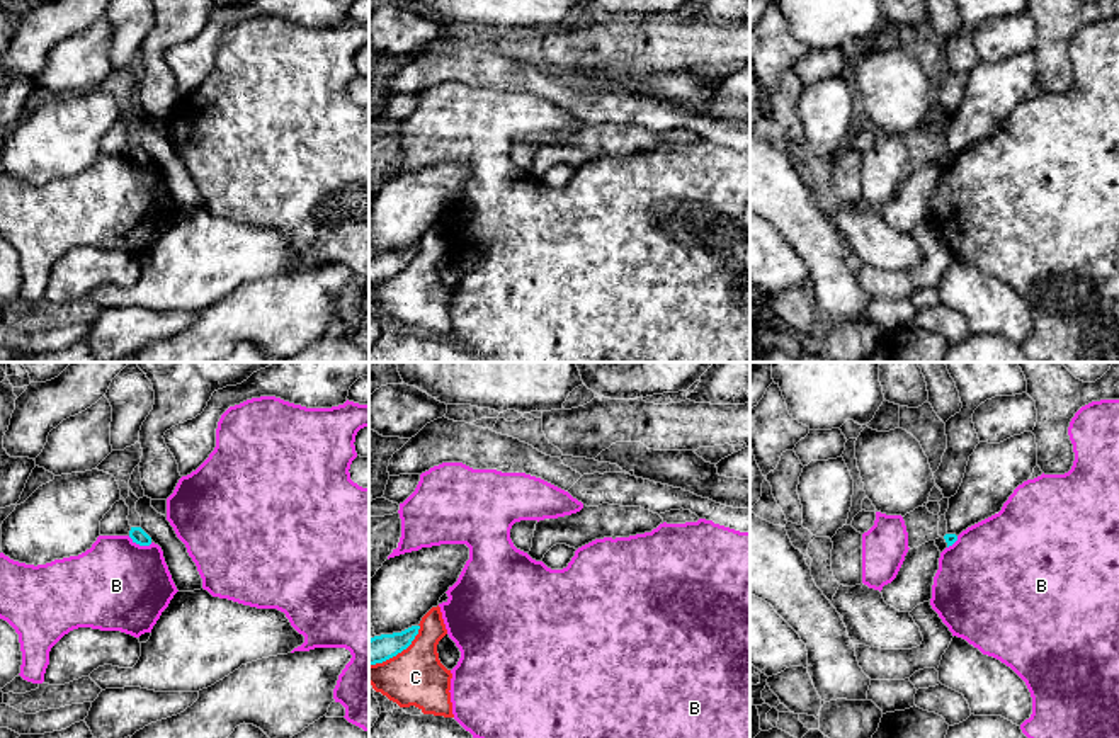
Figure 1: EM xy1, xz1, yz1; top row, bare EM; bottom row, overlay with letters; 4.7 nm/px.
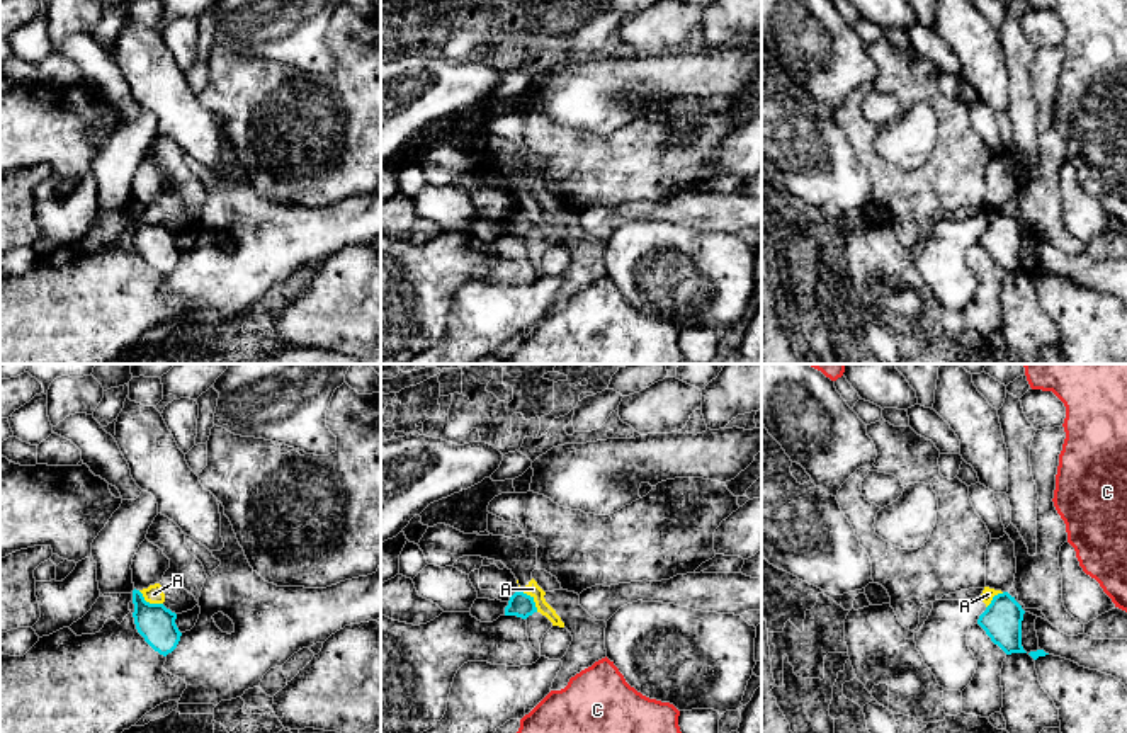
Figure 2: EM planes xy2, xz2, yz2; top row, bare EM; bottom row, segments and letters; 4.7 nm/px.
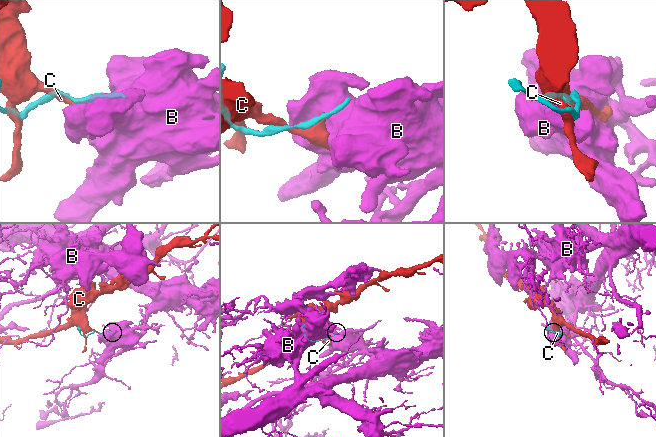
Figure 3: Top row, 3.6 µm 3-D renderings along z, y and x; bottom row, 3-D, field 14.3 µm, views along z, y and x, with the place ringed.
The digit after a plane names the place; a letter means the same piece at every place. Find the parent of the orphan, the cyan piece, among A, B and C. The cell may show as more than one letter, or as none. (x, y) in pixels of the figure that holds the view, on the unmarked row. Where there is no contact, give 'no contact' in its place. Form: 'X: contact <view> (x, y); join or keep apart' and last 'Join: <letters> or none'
A: contact xz2 (531, 216); keep apart
B: contact xy1 (140, 164); keep apart
C: contact xz1 (398, 271); keep apart
Join: none

